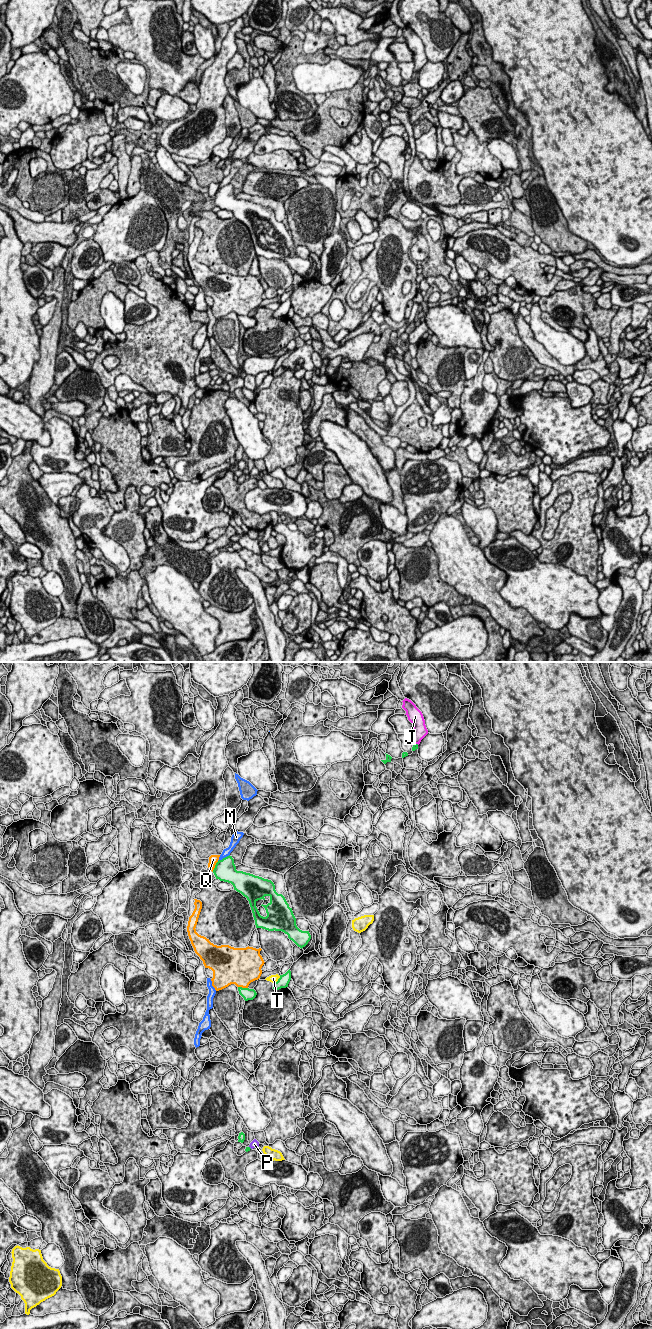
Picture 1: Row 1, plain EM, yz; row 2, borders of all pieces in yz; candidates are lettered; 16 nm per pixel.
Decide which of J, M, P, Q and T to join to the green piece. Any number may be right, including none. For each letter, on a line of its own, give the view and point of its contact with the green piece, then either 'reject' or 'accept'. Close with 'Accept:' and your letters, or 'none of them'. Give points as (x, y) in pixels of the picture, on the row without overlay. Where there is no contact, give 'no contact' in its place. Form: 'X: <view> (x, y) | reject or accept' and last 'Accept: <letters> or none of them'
J: yz (416, 72) | reject
M: yz (223, 186) | reject
P: no contact | accept
Q: yz (215, 194) | reject
T: yz (278, 308) | reject
Accept: P

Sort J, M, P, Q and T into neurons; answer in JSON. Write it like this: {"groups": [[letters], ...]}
{"groups": [["J"], ["M"], ["P"], ["Q"], ["T"]]}

